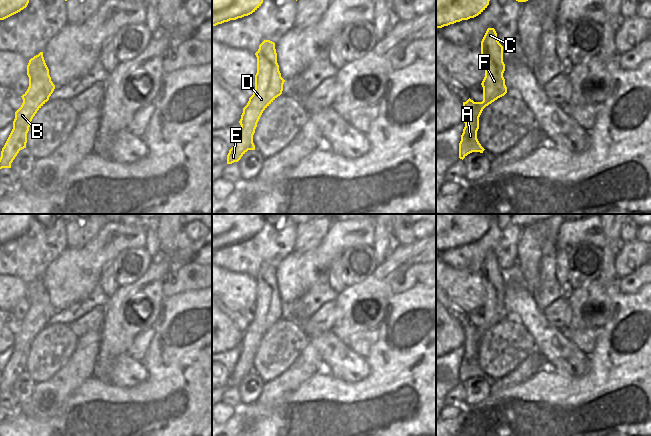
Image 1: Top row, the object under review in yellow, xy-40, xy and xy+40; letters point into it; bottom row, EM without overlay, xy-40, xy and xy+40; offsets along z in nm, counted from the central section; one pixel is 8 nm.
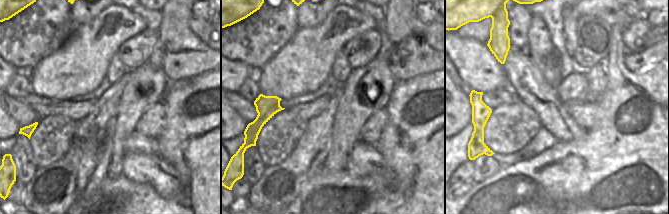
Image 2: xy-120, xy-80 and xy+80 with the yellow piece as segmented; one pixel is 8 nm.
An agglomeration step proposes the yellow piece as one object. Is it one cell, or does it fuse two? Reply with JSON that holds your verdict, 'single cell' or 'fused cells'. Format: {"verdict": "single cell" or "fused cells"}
{"verdict": "fused cells"}

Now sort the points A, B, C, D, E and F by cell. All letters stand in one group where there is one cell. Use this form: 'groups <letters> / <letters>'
groups A B D E F / C

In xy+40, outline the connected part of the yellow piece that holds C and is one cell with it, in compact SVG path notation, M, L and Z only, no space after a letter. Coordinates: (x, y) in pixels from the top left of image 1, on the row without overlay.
M494 252L487 253L481 265L481 276L486 276L490 284L496 284L499 277L503 276L503 270L499 267Z

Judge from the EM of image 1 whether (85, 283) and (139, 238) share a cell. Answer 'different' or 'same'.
same

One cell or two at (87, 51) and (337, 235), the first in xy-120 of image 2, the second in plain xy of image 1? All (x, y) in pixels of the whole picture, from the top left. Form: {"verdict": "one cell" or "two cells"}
{"verdict": "one cell"}

